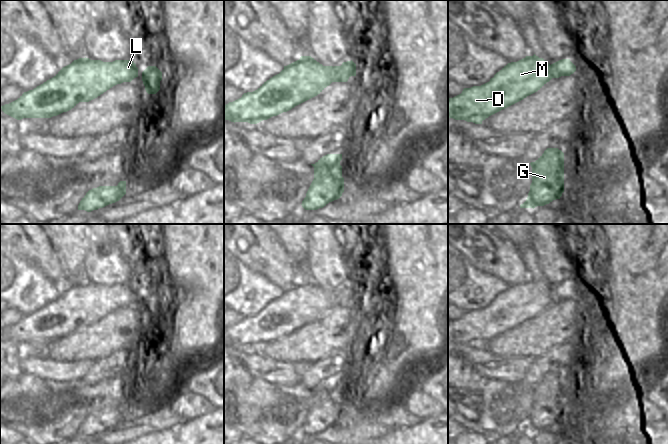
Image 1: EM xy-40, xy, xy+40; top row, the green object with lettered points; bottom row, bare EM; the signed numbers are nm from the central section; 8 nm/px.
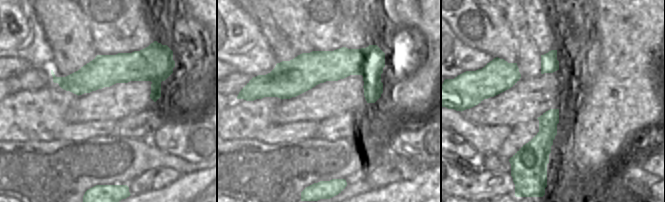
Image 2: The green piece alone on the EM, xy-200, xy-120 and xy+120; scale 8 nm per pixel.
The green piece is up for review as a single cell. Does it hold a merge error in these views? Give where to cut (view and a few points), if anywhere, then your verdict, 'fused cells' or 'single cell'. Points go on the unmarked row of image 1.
xy (333, 291), (331, 305) | fused cells

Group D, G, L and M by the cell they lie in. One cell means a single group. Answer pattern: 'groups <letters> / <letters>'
groups D L M / G

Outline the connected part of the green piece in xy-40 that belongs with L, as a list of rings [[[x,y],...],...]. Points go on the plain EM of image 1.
[[[79,282],[63,291],[53,302],[1,330],[1,333],[17,344],[51,342],[136,301],[138,292],[132,284],[103,286]]]

